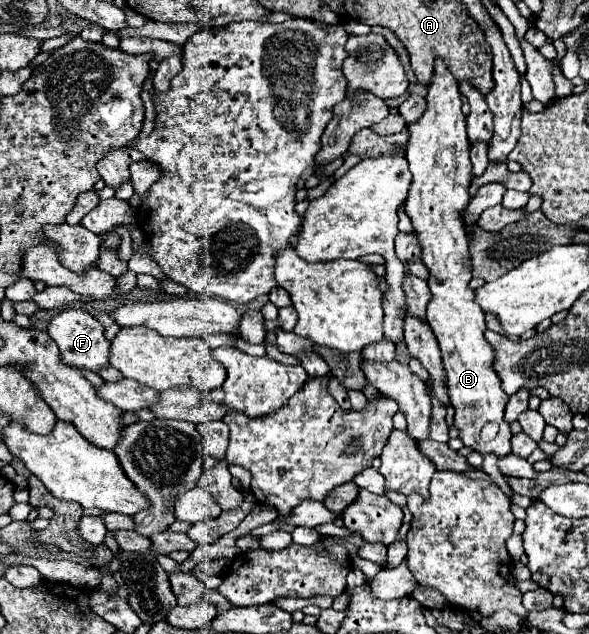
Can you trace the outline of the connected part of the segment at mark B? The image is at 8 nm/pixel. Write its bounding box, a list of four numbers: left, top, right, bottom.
[404,57,512,459]

